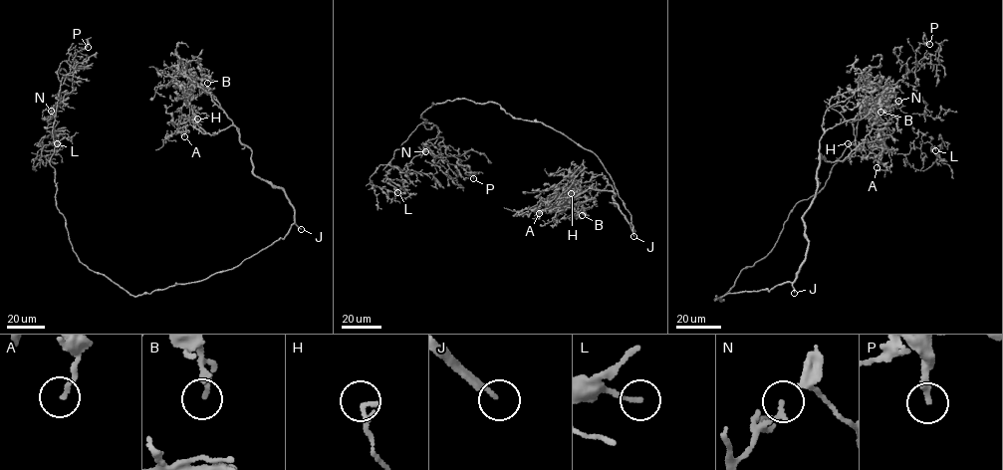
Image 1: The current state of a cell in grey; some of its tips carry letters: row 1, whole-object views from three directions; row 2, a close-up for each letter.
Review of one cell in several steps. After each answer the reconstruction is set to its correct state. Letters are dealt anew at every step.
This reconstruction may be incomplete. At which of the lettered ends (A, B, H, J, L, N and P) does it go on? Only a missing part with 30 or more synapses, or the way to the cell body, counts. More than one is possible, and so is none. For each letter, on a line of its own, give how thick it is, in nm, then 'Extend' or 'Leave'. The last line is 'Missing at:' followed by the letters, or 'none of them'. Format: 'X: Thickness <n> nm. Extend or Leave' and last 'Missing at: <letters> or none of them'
A: Thickness 130 nm. Leave
B: Thickness 140 nm. Leave
H: Thickness 200 nm. Leave
J: Thickness 190 nm. Extend
L: Thickness 160 nm. Leave
N: Thickness 160 nm. Leave
P: Thickness 240 nm. Extend
Missing at: J, P

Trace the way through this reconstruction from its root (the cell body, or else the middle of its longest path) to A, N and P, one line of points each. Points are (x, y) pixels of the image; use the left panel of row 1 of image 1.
A: (187, 283), (234, 268), (295, 223), (235, 126), (211, 135), (192, 116), (179, 124), (184, 136)
N: (187, 283), (133, 296), (79, 261), (56, 205), (50, 160), (56, 112), (51, 117), (51, 111)
P: (187, 283), (130, 295), (88, 269), (73, 250), (56, 205), (50, 160), (61, 80), (76, 53), (88, 47)

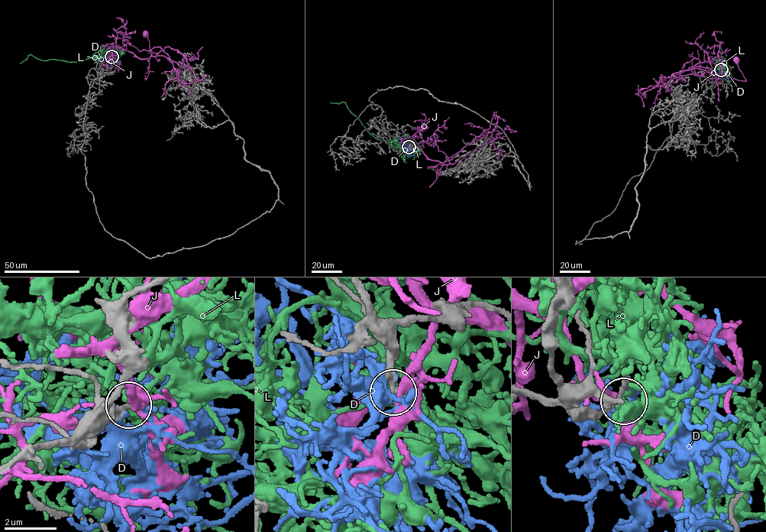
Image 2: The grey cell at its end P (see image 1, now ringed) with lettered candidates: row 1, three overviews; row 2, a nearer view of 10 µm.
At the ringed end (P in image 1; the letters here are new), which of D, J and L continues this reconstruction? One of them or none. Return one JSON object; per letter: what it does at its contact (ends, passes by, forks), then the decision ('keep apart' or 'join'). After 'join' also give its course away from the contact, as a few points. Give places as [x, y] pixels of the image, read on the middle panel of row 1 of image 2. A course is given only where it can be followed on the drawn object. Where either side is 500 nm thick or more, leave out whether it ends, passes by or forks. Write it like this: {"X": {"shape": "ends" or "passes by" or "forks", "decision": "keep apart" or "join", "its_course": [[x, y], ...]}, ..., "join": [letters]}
{"D": {"shape": "passes by", "decision": "keep apart"}, "J": {"shape": "forks", "decision": "keep apart"}, "L": {"shape": "passes by", "decision": "keep apart"}, "join": []}

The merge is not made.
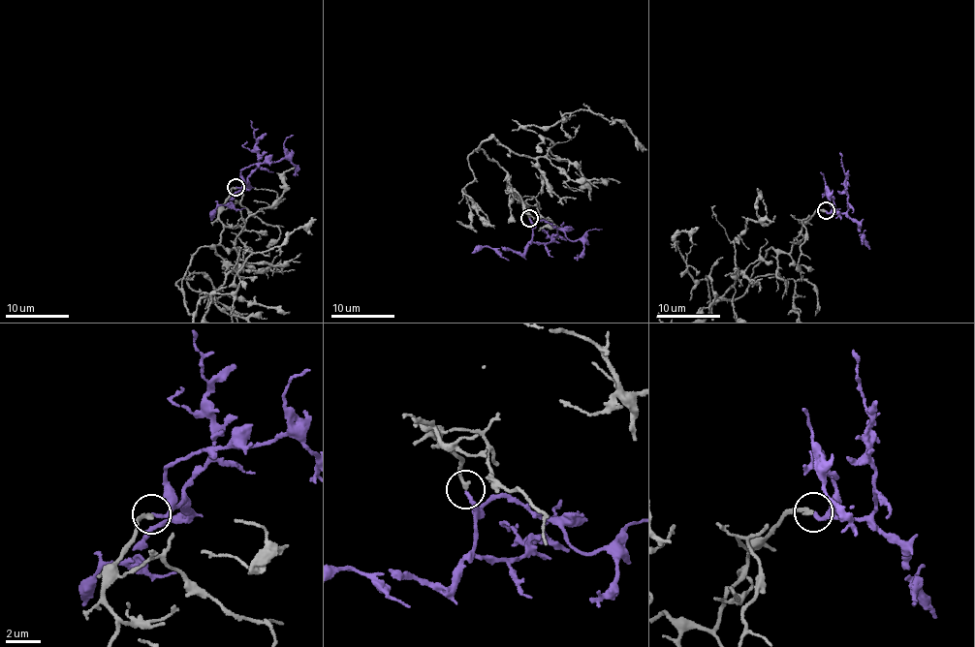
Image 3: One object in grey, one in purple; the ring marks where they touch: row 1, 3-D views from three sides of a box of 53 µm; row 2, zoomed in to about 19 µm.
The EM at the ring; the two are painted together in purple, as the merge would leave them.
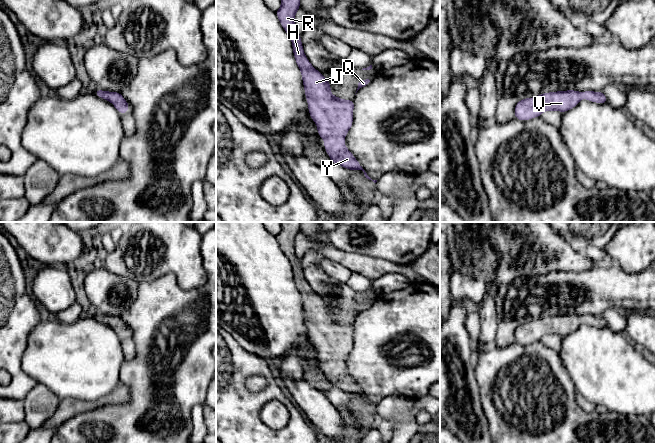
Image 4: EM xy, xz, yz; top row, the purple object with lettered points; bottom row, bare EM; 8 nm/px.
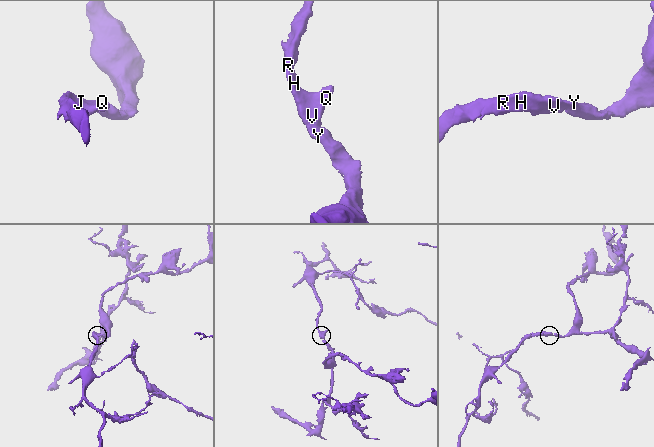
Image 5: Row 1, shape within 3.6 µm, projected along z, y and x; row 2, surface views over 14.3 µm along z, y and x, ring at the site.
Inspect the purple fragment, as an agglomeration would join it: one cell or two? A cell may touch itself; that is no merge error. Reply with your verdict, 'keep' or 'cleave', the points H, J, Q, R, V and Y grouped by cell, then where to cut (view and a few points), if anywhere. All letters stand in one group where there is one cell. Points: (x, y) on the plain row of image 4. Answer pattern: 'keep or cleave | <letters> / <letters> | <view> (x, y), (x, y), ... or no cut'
keep | H J Q R V Y | no cut

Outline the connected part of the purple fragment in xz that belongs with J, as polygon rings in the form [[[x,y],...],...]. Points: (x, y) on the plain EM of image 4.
[[[281,222],[281,231],[276,235],[276,239],[292,265],[293,279],[302,299],[310,341],[317,350],[318,359],[324,364],[324,372],[331,385],[348,394],[362,394],[365,401],[372,404],[343,366],[353,349],[354,323],[344,324],[332,319],[330,305],[312,290],[304,278],[301,259],[295,254],[295,238],[300,233],[300,225],[301,222]]]

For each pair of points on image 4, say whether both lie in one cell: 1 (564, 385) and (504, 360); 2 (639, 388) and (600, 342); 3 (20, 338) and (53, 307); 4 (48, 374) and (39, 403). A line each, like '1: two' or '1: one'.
1: one
2: one
3: two
4: two

